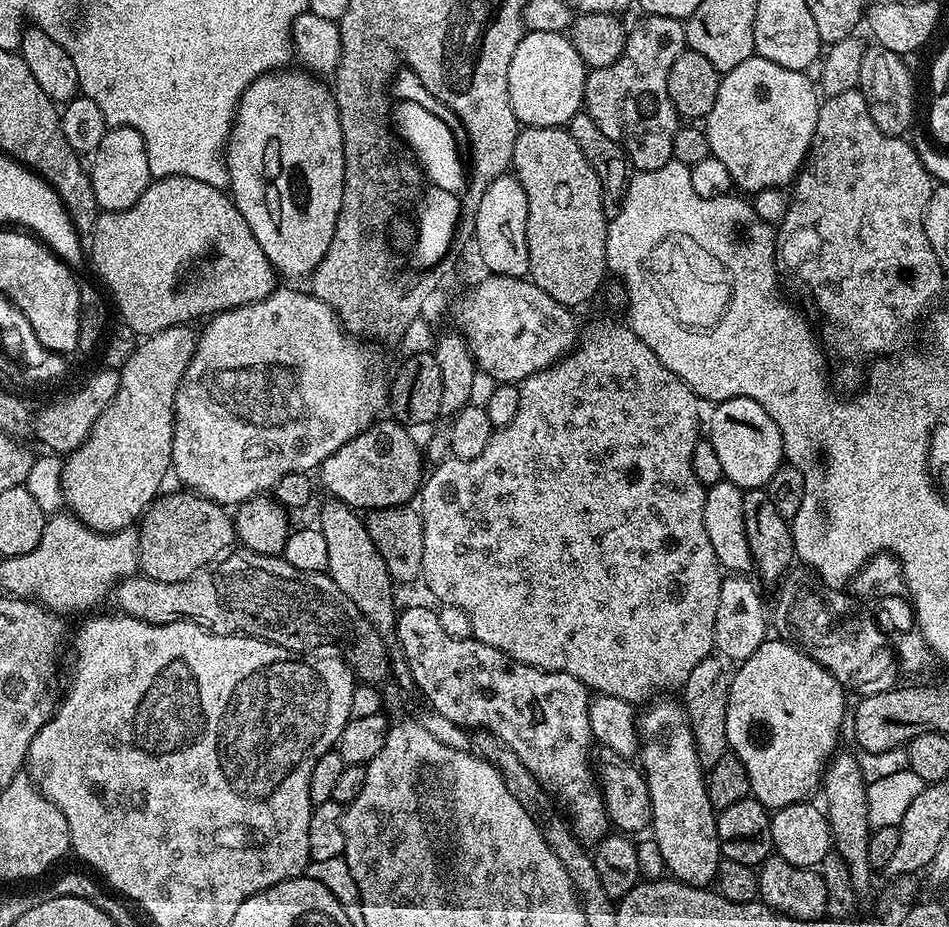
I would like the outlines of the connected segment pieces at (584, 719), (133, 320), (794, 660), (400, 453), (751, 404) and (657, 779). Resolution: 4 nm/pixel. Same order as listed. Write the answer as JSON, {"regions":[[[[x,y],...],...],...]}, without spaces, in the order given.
{"regions":[[[[412,604],[409,608],[401,607],[396,618],[396,639],[398,648],[401,648],[403,659],[408,661],[410,666],[410,674],[412,675],[412,683],[420,692],[429,700],[431,711],[450,718],[450,721],[463,725],[468,730],[483,730],[485,732],[493,732],[502,742],[506,742],[506,746],[510,746],[510,750],[514,750],[514,754],[525,764],[526,769],[530,770],[534,778],[538,780],[542,787],[548,790],[559,803],[564,803],[568,807],[567,815],[570,817],[571,829],[574,831],[577,839],[585,845],[594,846],[604,836],[609,835],[610,823],[607,810],[604,808],[603,794],[600,785],[597,783],[596,773],[594,771],[594,739],[590,728],[590,714],[588,713],[588,703],[590,701],[590,690],[578,678],[574,678],[565,672],[544,672],[541,668],[532,668],[529,664],[523,664],[517,660],[511,660],[507,654],[500,652],[494,646],[486,646],[478,639],[459,640],[458,638],[450,638],[450,634],[446,634],[446,630],[442,630],[442,622],[440,621],[439,611],[434,607],[423,608],[420,604]]],[[[162,176],[153,179],[134,206],[121,212],[101,211],[96,225],[90,229],[90,236],[90,264],[92,260],[100,275],[99,283],[106,292],[108,287],[109,297],[116,299],[122,324],[130,326],[140,338],[179,324],[191,325],[191,320],[199,316],[208,318],[230,308],[253,304],[278,287],[276,269],[266,254],[262,254],[262,246],[258,246],[250,226],[246,226],[246,218],[242,218],[238,206],[232,203],[231,195],[225,189],[198,182],[198,178]]],[[[783,638],[765,639],[762,646],[758,646],[758,650],[754,650],[754,654],[750,654],[750,658],[746,658],[737,668],[737,672],[733,671],[730,676],[728,686],[728,705],[726,706],[726,738],[731,751],[736,753],[736,757],[742,762],[742,766],[746,766],[746,774],[750,774],[750,786],[752,787],[751,795],[759,800],[765,808],[775,810],[777,808],[785,808],[791,804],[798,804],[809,799],[808,796],[812,791],[821,787],[824,779],[825,771],[828,767],[830,757],[837,751],[836,739],[840,736],[840,723],[845,723],[846,708],[844,712],[844,695],[846,689],[844,685],[839,684],[823,666],[814,658],[810,658],[801,648]]],[[[392,418],[377,419],[375,424],[358,433],[354,438],[350,438],[344,446],[338,446],[330,458],[321,462],[318,475],[320,475],[320,484],[328,491],[327,495],[333,500],[340,500],[343,504],[349,504],[350,507],[357,510],[364,508],[398,508],[409,503],[408,500],[417,495],[418,489],[422,483],[422,472],[420,476],[420,456],[422,460],[422,448],[416,445],[416,440],[411,436],[413,434],[403,424],[399,424]]],[[[745,396],[721,400],[713,408],[716,409],[712,417],[706,420],[706,438],[718,453],[724,479],[742,490],[768,485],[774,470],[778,470],[784,460],[782,434],[774,418],[770,418],[758,402]]],[[[668,698],[657,699],[651,705],[653,708],[638,720],[638,760],[647,777],[652,799],[650,828],[656,831],[654,839],[662,850],[667,871],[682,883],[708,886],[715,881],[722,859],[716,829],[718,812],[708,797],[706,770],[700,764],[694,734],[688,725],[688,715],[677,701],[675,704],[672,700],[664,699]]]]}

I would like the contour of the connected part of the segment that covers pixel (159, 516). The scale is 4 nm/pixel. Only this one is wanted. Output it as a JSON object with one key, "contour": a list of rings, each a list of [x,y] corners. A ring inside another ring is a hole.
{"contour":[[[191,490],[179,491],[157,496],[138,524],[139,571],[158,582],[182,582],[234,544],[233,517],[221,505]]]}

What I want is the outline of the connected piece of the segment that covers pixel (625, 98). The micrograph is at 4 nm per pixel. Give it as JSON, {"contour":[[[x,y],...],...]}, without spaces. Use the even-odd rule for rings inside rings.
{"contour":[[[645,15],[636,25],[631,25],[628,41],[618,58],[610,66],[593,68],[589,71],[584,83],[583,111],[594,118],[598,130],[618,142],[622,150],[628,156],[629,165],[636,172],[646,170],[658,170],[658,166],[666,166],[666,162],[672,159],[672,147],[674,146],[674,134],[678,127],[676,108],[672,105],[672,99],[668,93],[668,75],[670,66],[674,66],[674,58],[686,50],[684,42],[684,21],[666,18],[665,16]]]}

